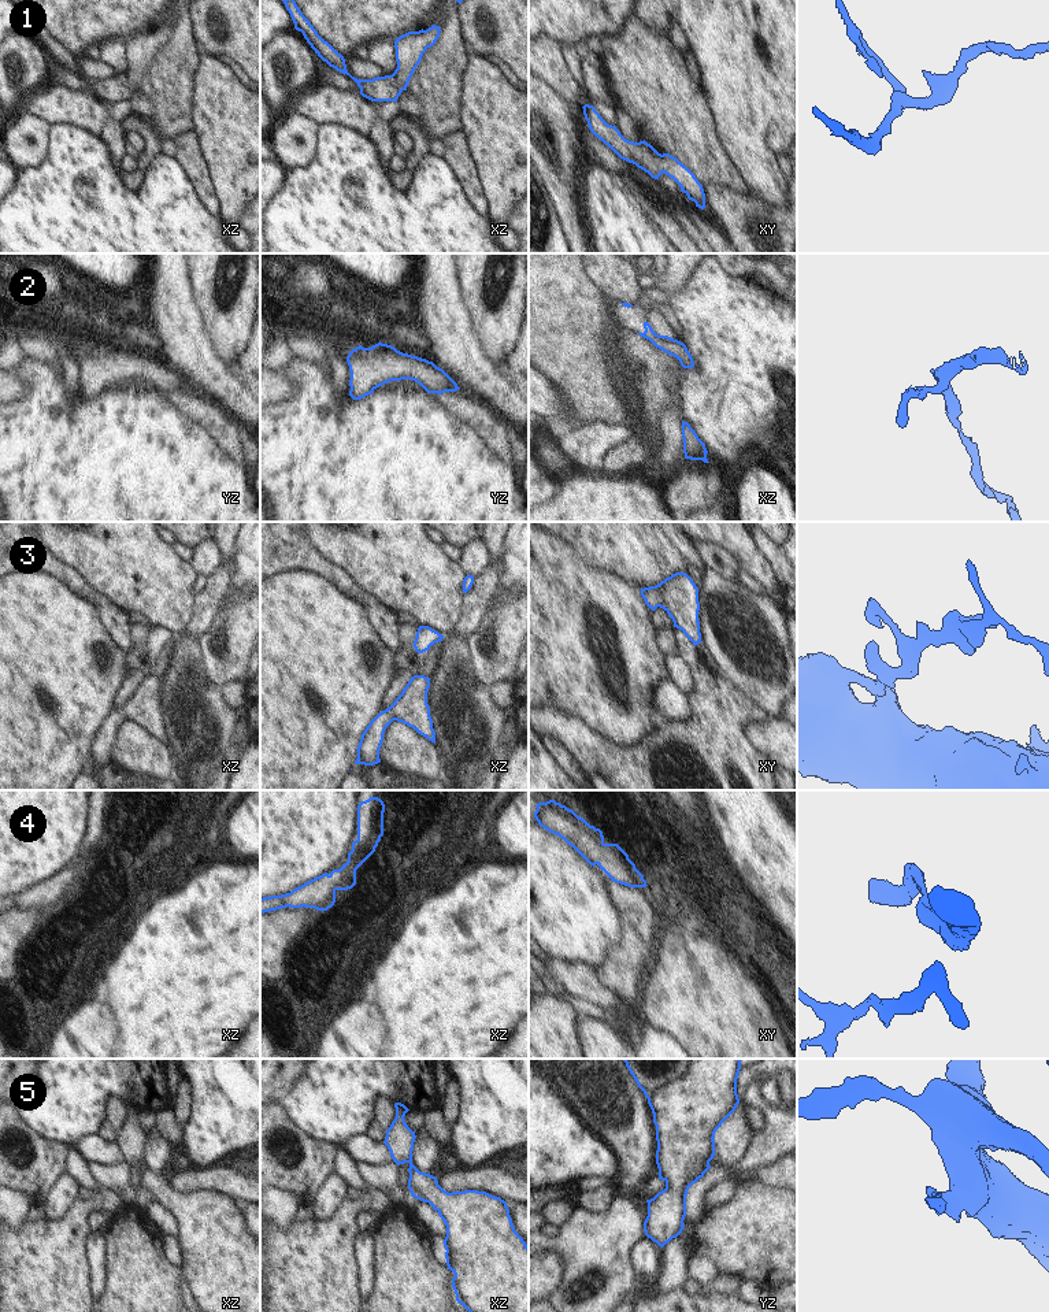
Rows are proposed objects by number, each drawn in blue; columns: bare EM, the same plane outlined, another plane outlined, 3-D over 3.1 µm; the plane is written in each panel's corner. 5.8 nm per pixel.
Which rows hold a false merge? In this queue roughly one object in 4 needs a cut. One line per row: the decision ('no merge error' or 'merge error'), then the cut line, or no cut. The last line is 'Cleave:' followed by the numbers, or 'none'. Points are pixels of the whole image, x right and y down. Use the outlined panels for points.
1: no merge error | no cut
2: no merge error | no cut
3: no merge error | no cut
4: no merge error | no cut
5: no merge error | no cut
Cleave: none

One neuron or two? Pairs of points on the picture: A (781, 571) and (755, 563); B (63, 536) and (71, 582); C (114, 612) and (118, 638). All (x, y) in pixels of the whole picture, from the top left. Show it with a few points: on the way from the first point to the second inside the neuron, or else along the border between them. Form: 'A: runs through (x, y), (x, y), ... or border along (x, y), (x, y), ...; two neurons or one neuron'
A: border along (752, 540), (777, 579); two neurons
B: border along (51, 552), (69, 563), (92, 586); two neurons
C: runs through (114, 619), (118, 625), (118, 632); one neuron

